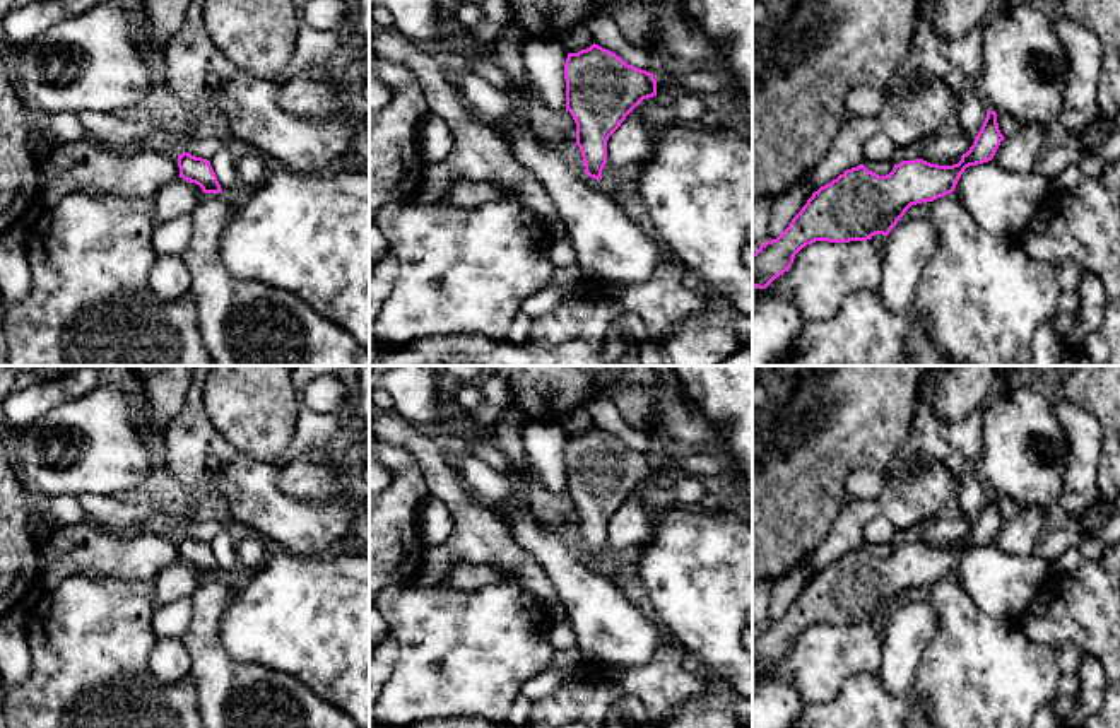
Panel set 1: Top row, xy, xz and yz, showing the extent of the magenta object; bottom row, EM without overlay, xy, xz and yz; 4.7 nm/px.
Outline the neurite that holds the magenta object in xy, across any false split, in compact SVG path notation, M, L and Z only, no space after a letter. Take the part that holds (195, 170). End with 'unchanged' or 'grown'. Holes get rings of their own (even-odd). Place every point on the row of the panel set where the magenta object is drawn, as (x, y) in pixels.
M183 152L178 156L178 167L180 178L198 185L203 193L221 193L221 185L210 161Z; unchanged

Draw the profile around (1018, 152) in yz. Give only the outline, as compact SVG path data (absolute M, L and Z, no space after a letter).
M1036 123L1023 125L1017 133L1004 137L993 162L1005 171L1024 174L1033 171L1045 149L1043 126Z

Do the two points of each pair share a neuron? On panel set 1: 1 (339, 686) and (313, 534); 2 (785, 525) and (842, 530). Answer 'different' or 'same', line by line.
1: different
2: different

